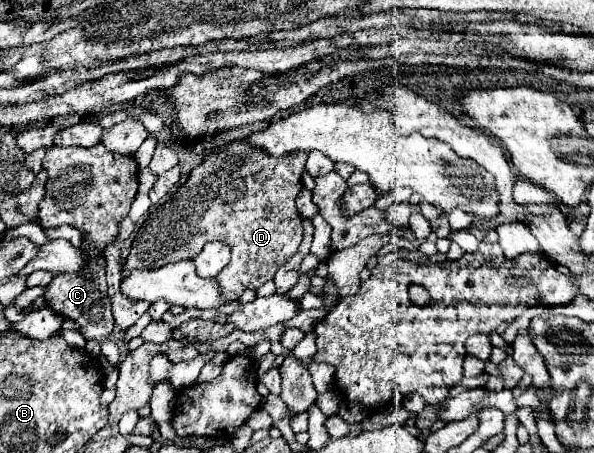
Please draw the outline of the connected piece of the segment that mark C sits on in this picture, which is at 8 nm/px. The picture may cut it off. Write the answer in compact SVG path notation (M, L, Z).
M101 263L91 267L85 275L63 275L63 273L57 273L55 279L47 287L45 303L59 317L71 319L77 325L77 329L81 331L81 335L85 337L85 341L101 343L115 327L113 315L111 315L111 301L109 301L109 295L107 295L105 271L103 271Z

